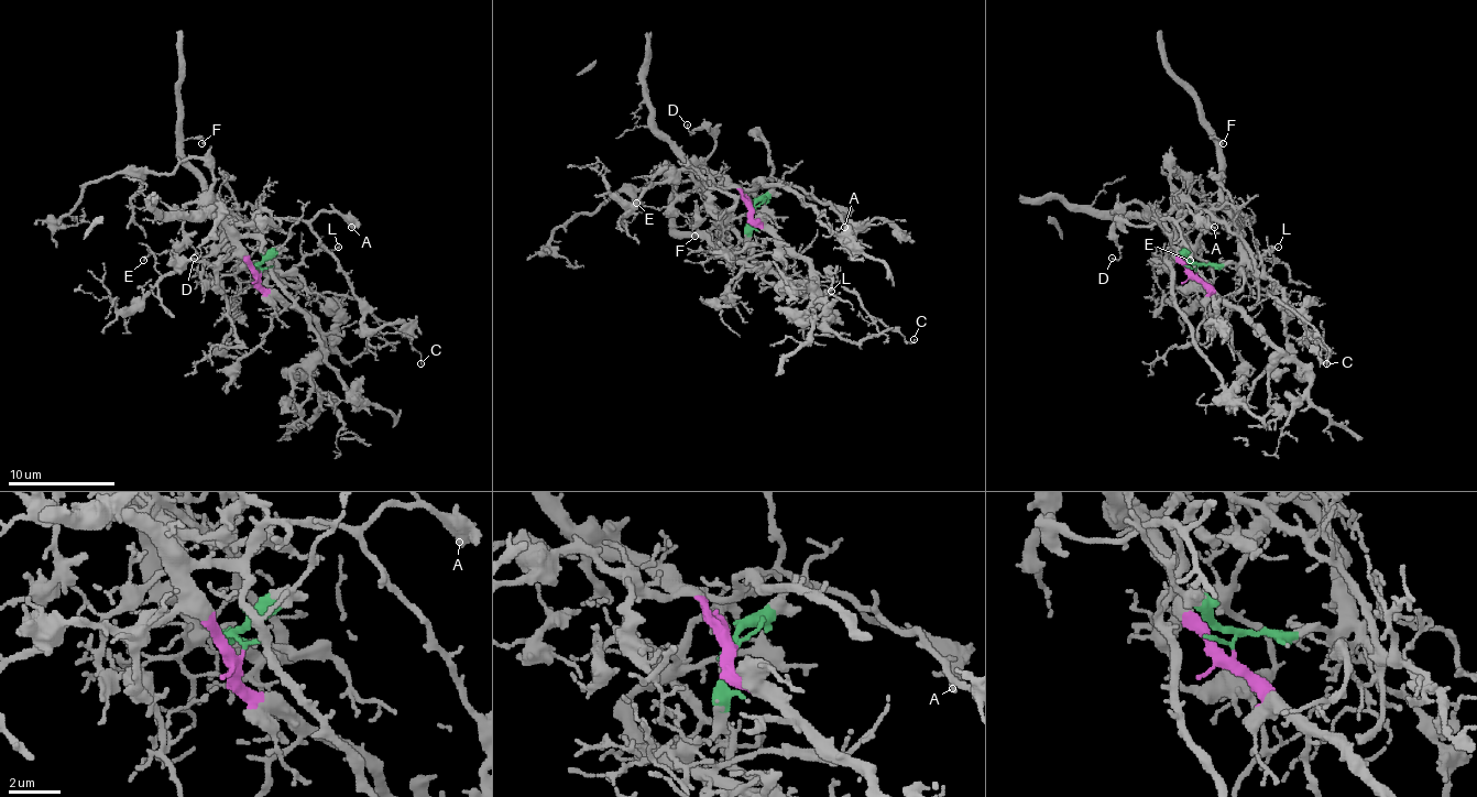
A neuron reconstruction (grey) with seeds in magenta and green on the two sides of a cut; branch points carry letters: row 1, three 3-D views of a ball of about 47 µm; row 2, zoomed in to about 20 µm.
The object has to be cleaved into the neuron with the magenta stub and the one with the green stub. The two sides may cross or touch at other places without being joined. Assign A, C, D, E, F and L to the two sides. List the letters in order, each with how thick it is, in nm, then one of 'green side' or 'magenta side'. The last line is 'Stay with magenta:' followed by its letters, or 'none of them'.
A: 260 nm | magenta side
C: 100 nm | green side
D: 90 nm | magenta side
E: 90 nm | magenta side
F: 110 nm | green side
L: 140 nm | green side
Stay with magenta: A, D, E

